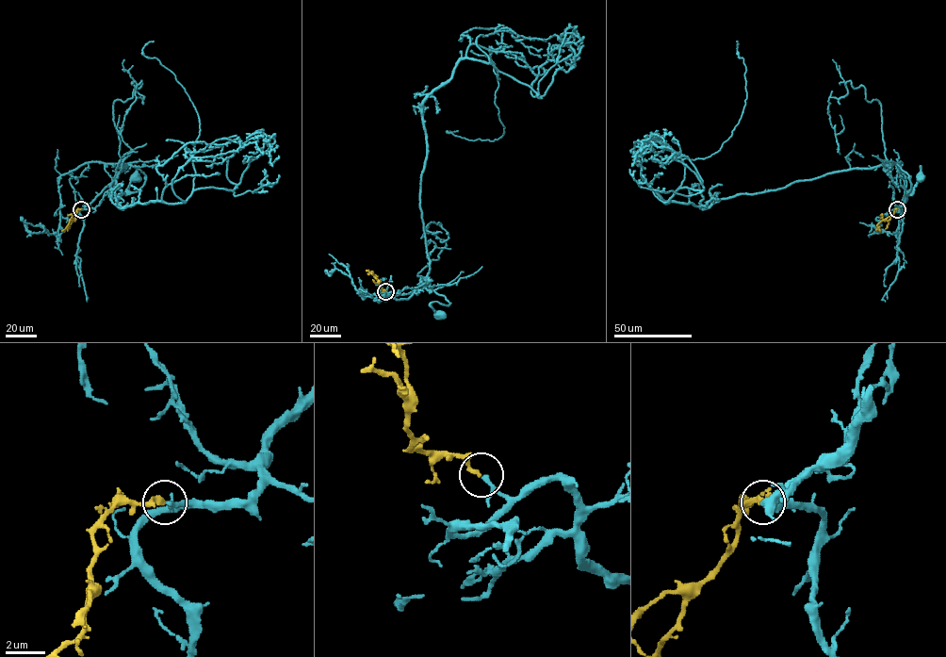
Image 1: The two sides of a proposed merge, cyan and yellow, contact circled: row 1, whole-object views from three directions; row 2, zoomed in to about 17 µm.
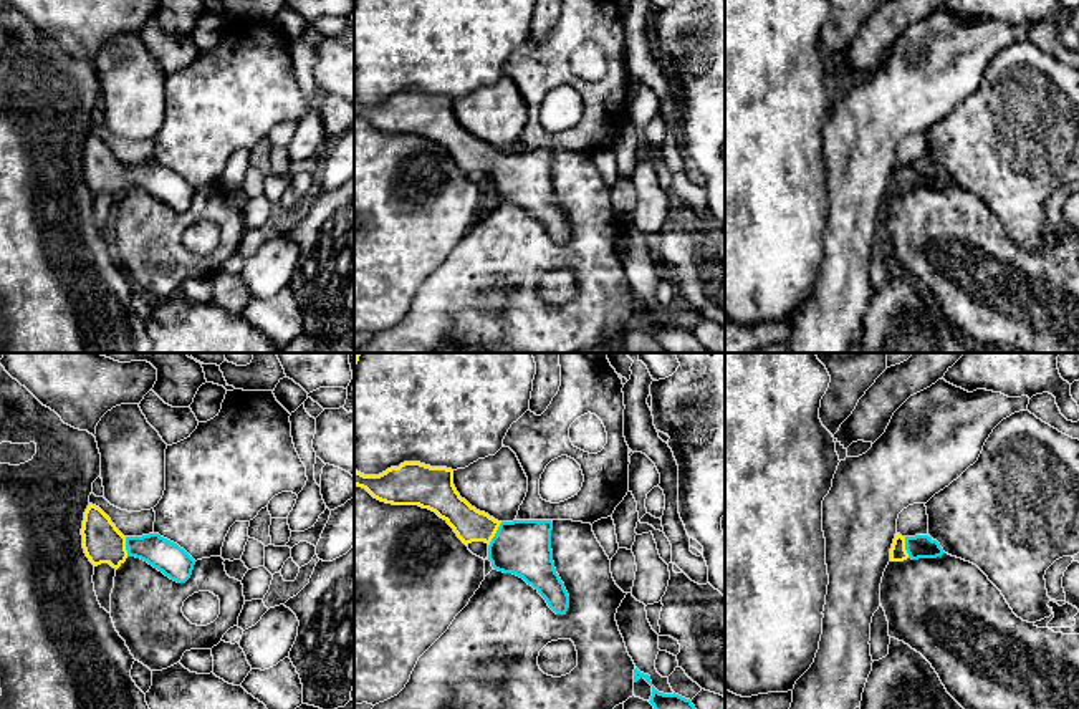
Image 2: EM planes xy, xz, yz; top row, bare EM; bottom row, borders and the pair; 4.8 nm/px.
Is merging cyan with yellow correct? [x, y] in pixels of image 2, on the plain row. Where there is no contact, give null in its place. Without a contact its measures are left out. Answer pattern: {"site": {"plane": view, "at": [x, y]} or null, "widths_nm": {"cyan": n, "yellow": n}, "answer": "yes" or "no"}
{"site": {"plane": "xz", "at": [495, 163]}, "widths_nm": {"cyan": 280, "yellow": 160}, "answer": "yes"}

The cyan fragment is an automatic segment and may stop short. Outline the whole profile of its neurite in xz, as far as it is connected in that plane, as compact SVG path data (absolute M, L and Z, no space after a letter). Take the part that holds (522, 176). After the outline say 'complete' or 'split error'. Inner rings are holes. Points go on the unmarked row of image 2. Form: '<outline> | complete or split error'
M404 91L379 104L364 104L354 96L354 114L386 133L435 141L465 174L485 171L495 199L523 207L556 244L566 244L569 224L553 191L551 149L498 151L460 126L452 98L420 91Z | split error

